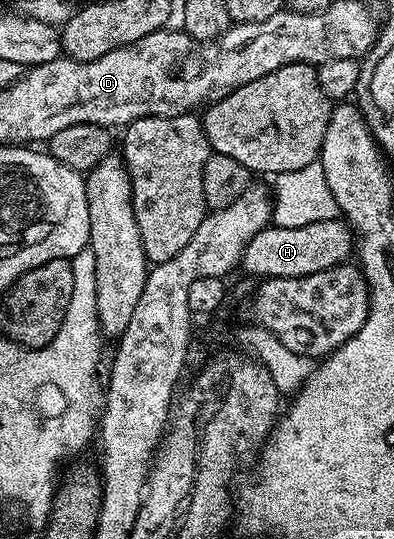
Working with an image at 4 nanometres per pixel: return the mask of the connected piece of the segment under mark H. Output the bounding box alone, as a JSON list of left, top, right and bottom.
[242,219,354,279]

